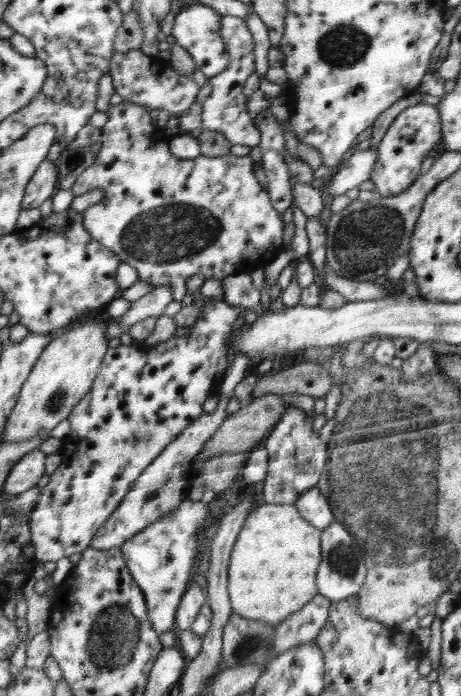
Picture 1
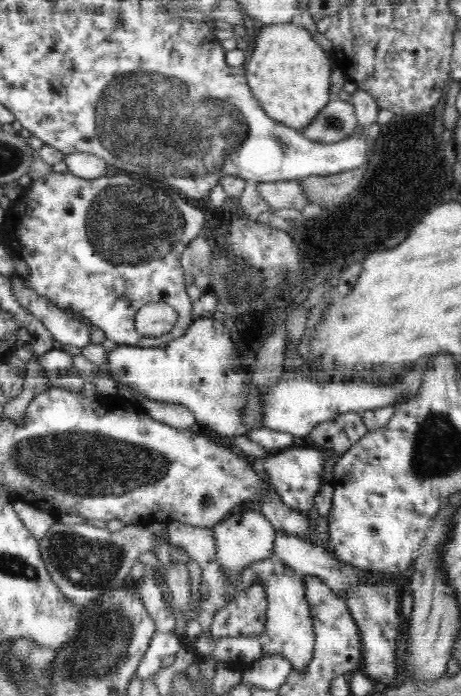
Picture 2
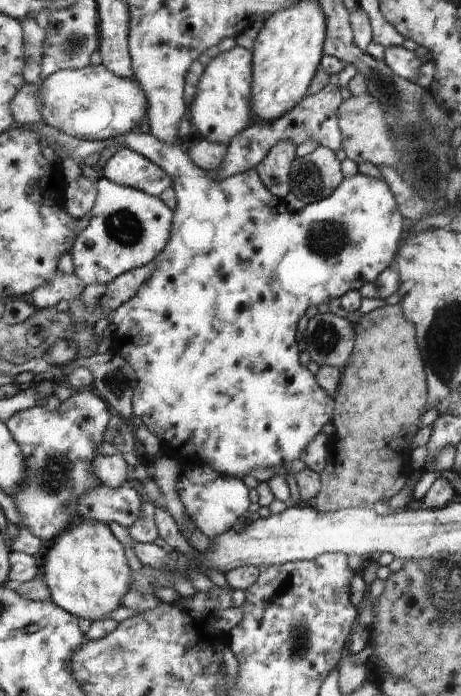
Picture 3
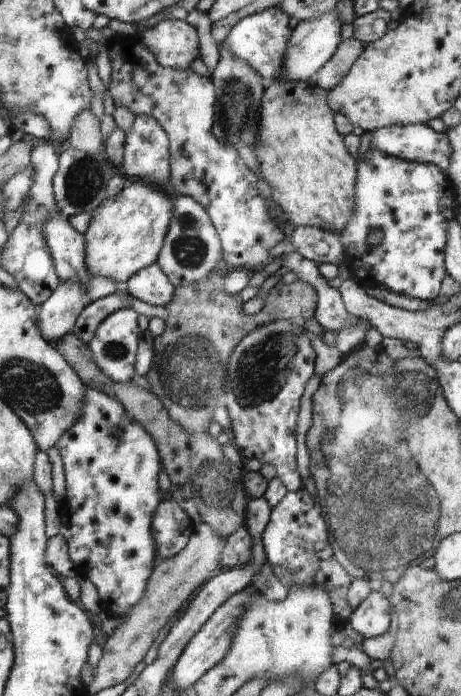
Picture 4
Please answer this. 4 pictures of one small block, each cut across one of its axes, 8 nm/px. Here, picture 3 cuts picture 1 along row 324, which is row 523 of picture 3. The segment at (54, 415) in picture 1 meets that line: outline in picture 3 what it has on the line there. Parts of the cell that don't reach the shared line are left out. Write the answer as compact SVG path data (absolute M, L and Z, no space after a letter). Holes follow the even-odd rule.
M84 519L74 523L68 530L48 544L45 554L45 581L51 588L51 601L76 615L90 621L106 618L122 605L131 586L131 574L121 542L102 521Z

